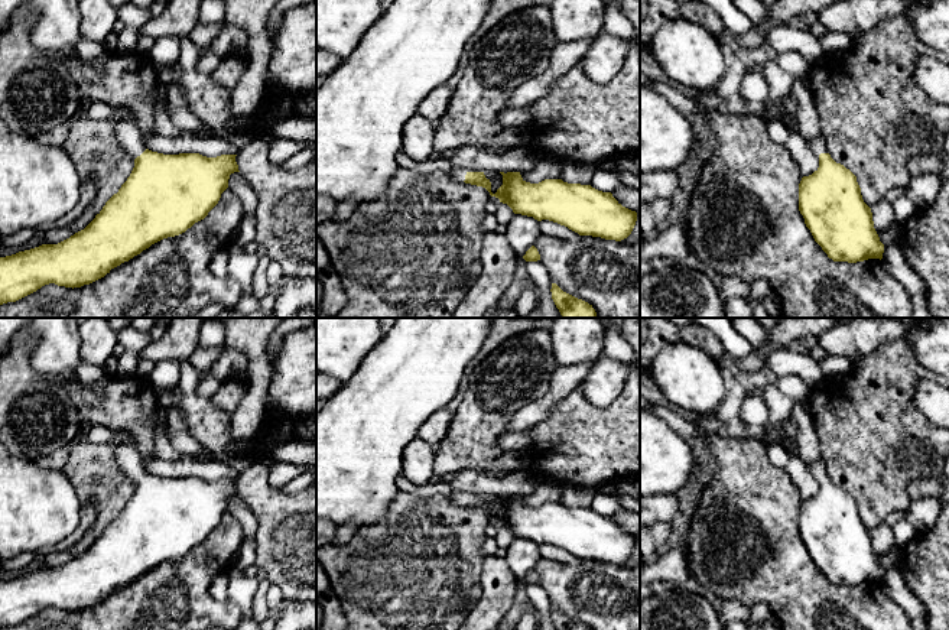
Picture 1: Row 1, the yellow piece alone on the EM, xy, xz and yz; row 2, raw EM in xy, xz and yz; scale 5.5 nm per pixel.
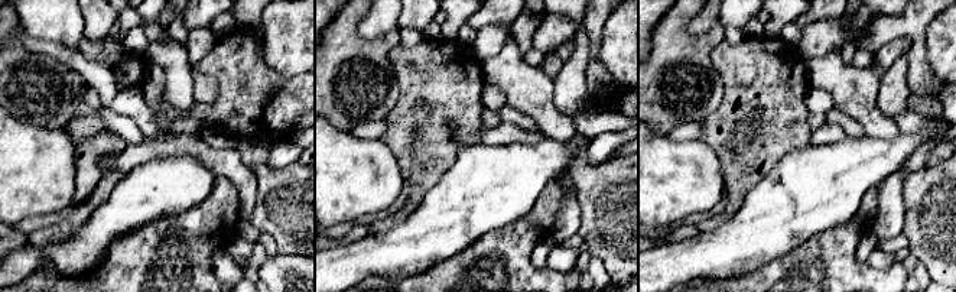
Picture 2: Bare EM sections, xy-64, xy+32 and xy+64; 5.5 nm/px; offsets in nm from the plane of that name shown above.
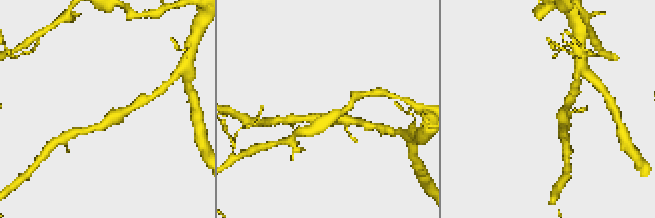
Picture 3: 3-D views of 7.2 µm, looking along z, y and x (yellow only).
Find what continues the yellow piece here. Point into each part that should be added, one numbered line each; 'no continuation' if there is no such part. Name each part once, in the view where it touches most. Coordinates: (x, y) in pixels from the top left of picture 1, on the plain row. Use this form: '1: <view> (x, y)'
1: xy (127, 457)

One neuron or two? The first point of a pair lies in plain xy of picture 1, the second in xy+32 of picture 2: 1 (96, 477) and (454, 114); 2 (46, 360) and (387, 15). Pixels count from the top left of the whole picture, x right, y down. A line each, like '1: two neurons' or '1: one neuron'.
1: one neuron
2: one neuron

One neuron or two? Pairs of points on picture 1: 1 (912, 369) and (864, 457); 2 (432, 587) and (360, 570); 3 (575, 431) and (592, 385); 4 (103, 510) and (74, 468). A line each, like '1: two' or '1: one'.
1: one
2: one
3: two
4: one

